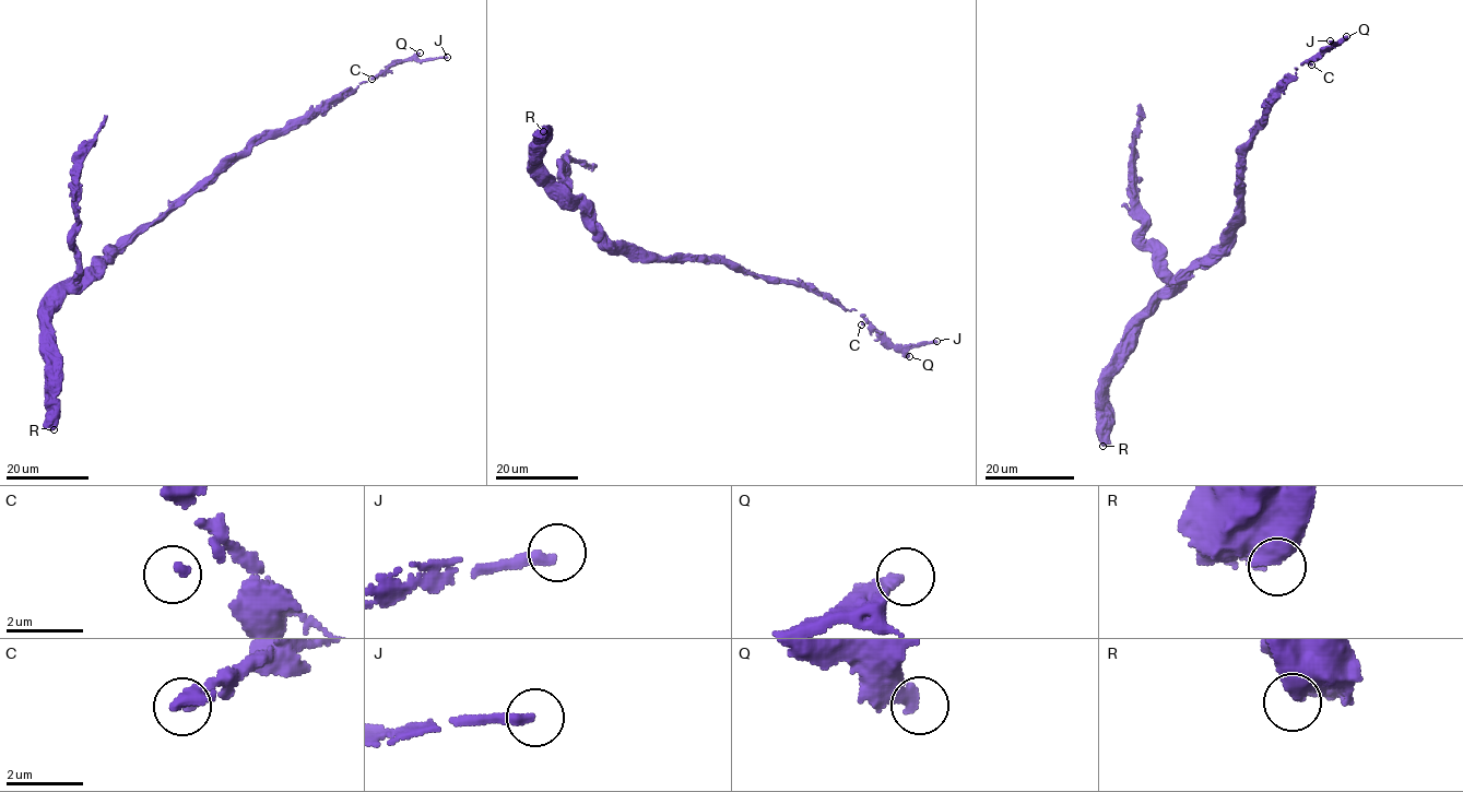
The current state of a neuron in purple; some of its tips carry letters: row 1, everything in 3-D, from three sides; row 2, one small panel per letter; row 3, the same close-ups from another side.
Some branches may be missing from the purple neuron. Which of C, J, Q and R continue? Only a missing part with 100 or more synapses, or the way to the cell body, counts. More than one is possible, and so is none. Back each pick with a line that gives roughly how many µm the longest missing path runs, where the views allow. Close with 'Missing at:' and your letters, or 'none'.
Q: 200 µm
Missing at: Q

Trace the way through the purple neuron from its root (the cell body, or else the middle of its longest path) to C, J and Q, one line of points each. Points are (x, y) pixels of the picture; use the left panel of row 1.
C: (46, 339), (56, 304), (106, 258), (252, 145), (306, 123), (372, 79)
J: (46, 339), (51, 312), (67, 291), (252, 145), (306, 123), (390, 66), (447, 57)
Q: (46, 339), (59, 299), (191, 192), (204, 188), (256, 143), (306, 123), (363, 82), (420, 52)

